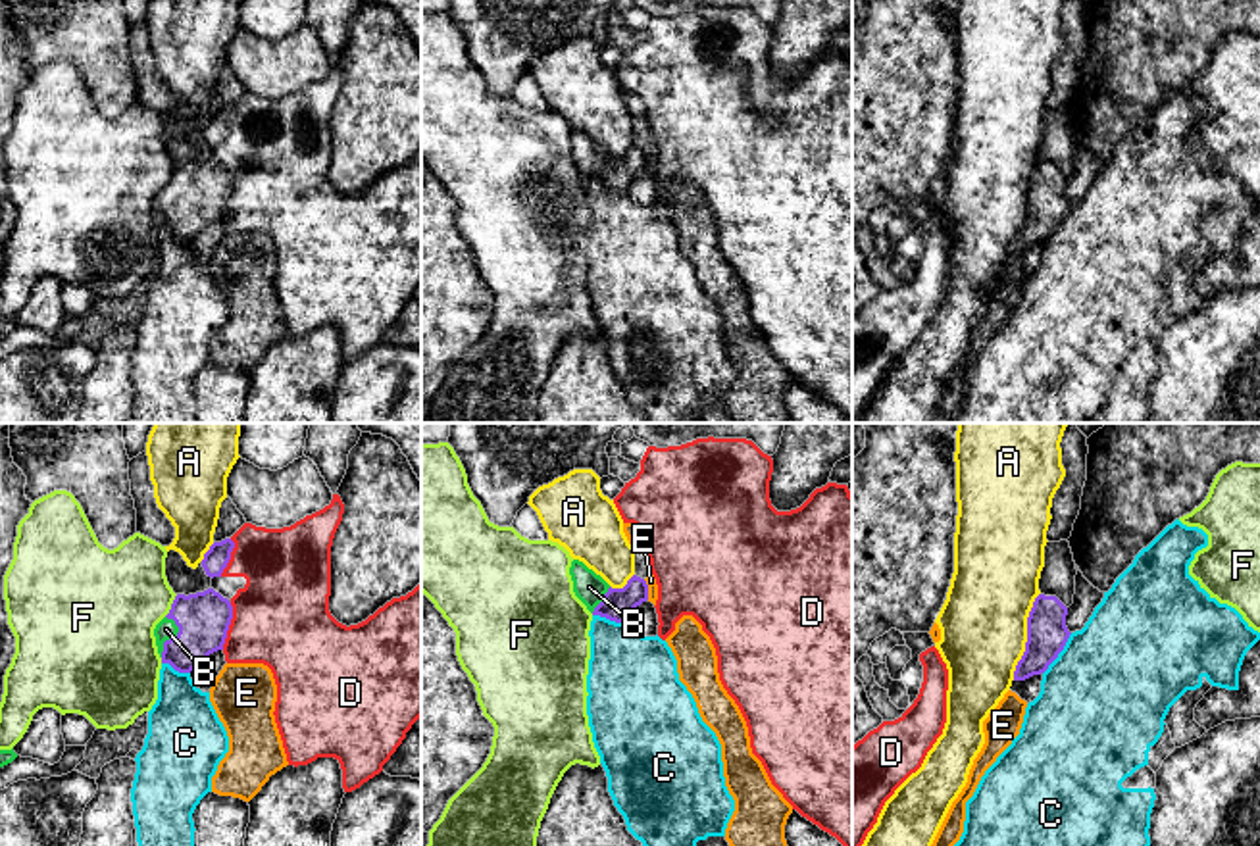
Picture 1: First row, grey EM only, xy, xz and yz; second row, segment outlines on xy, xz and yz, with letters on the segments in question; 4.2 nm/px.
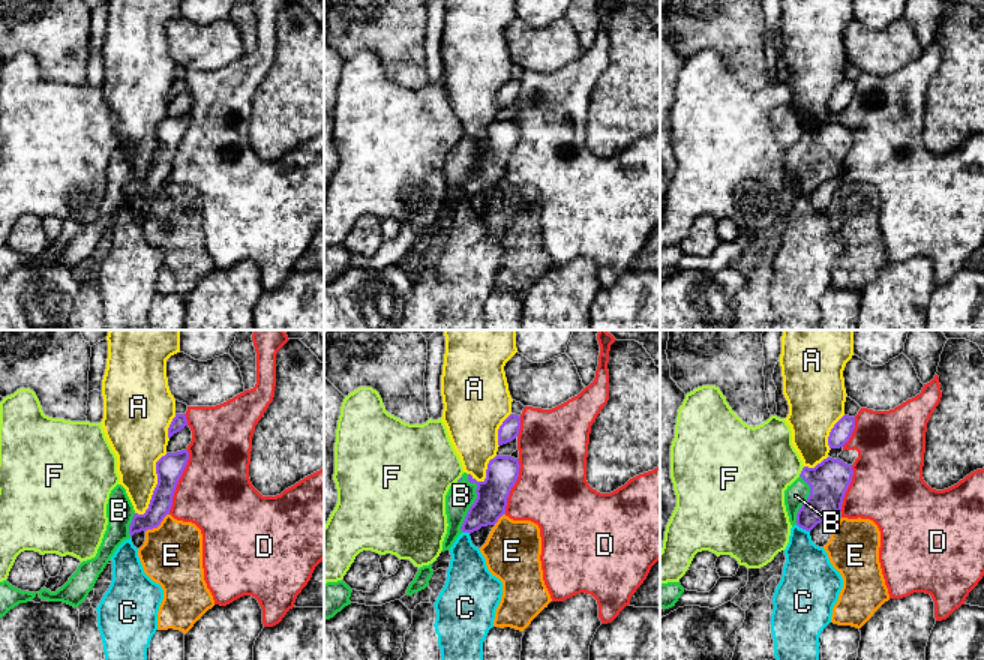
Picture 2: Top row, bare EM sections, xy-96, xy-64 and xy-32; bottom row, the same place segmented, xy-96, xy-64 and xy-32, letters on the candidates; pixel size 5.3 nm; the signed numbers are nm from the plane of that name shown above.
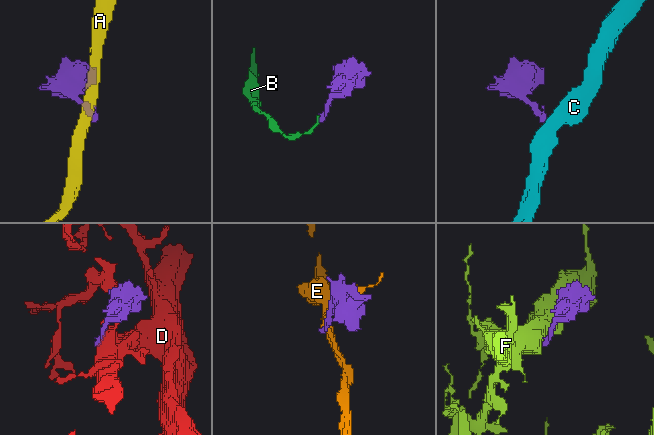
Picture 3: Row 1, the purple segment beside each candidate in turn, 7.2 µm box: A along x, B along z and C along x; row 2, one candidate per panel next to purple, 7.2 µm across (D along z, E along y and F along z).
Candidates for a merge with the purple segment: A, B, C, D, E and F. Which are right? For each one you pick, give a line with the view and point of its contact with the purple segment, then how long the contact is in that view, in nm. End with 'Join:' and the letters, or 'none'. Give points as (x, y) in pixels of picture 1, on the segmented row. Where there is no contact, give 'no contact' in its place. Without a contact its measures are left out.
B: xy (176, 637) | 180 nm
Join: B

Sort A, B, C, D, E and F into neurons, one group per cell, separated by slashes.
A / B / C / D / E / F

